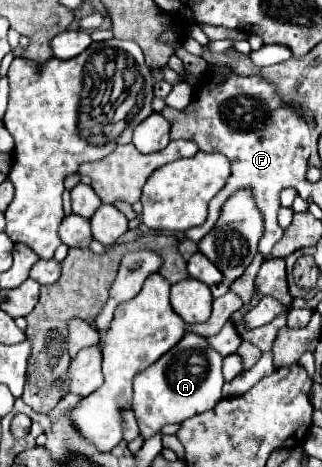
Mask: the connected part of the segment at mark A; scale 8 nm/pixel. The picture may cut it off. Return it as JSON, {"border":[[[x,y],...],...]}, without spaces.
{"border":[[[185,334],[179,344],[175,344],[161,360],[139,372],[133,380],[133,404],[139,430],[143,438],[157,434],[165,424],[181,424],[183,420],[211,410],[223,396],[223,374],[221,374],[223,358],[209,350],[205,338],[195,334]]]}

